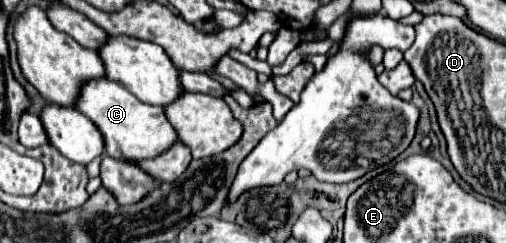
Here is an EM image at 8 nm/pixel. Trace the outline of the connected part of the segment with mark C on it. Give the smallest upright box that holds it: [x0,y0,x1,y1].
[75,79,177,161]

